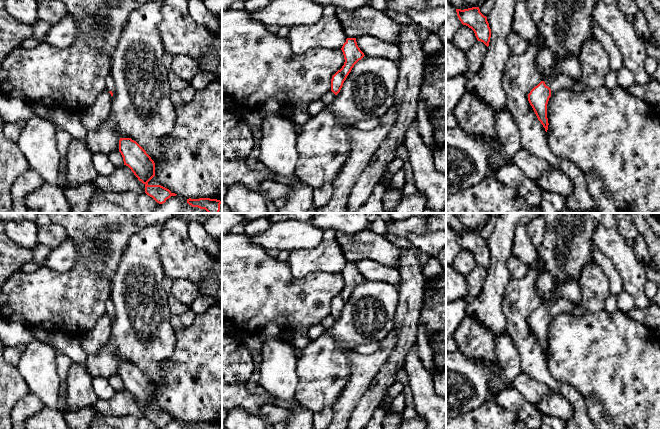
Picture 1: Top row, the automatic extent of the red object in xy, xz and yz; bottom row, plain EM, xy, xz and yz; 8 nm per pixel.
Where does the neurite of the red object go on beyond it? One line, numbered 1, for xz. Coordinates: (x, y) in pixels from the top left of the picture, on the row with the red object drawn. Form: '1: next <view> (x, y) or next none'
1: next none

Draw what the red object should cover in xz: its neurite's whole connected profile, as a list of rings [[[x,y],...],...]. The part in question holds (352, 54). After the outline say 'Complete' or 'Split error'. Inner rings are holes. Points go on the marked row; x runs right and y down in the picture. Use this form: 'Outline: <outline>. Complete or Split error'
Outline: [[[347,38],[341,50],[345,59],[344,65],[332,76],[331,79],[331,91],[335,95],[340,92],[344,81],[354,65],[365,56],[358,47],[356,38]]]. Complete

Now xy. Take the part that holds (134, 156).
Outline: [[[120,138],[119,152],[123,157],[124,165],[128,166],[145,185],[145,193],[157,203],[163,204],[171,196],[177,195],[161,185],[148,184],[155,176],[155,163],[136,141],[131,138]]]. Complete

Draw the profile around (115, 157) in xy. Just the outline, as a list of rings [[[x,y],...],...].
[[[119,150],[106,154],[106,155],[108,156],[112,164],[115,166],[115,168],[124,165],[123,157],[121,153],[119,152]]]

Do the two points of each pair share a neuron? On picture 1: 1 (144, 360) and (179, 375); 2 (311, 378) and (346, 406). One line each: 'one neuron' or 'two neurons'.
1: two neurons
2: two neurons

